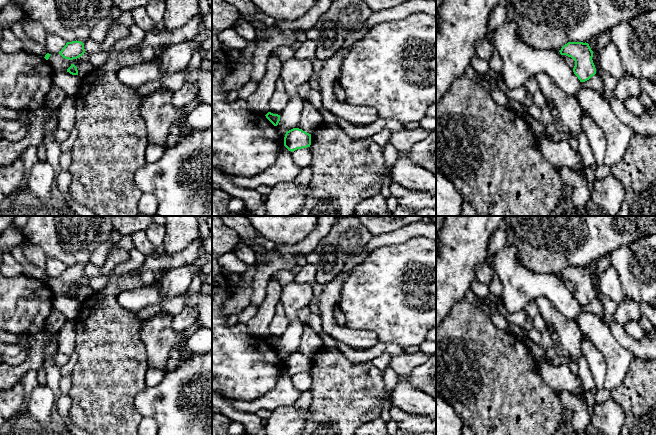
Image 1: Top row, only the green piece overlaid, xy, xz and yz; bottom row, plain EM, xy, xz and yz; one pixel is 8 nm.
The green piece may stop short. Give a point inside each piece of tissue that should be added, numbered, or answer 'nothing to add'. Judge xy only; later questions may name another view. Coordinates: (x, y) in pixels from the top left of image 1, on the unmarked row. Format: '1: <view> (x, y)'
nothing to add

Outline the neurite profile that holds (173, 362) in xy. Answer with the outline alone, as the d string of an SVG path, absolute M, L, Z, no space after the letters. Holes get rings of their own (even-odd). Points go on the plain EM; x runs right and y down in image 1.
M179 351L172 352L168 359L165 372L172 372L172 371L176 370L177 367L180 365L180 363L181 362L180 362Z

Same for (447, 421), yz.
M436 392L436 435L462 435L464 423Z

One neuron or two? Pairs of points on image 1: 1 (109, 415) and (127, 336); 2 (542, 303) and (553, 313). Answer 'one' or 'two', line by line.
1: one
2: one

